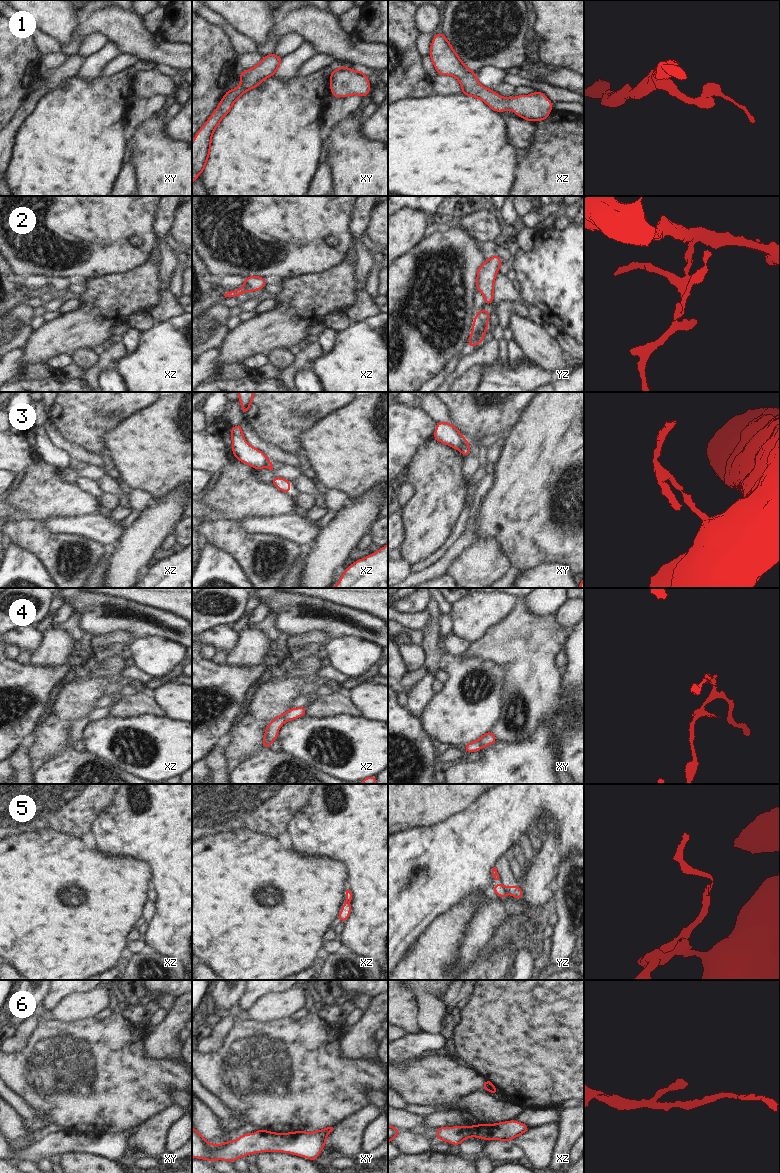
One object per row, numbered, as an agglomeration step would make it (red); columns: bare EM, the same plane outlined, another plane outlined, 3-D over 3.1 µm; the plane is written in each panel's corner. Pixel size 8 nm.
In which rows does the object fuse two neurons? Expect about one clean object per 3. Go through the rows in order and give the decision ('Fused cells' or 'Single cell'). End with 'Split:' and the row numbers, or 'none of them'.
1: Single cell
2: Fused cells
3: Fused cells
4: Fused cells
5: Fused cells
6: Single cell
Split: 2, 3, 4, 5

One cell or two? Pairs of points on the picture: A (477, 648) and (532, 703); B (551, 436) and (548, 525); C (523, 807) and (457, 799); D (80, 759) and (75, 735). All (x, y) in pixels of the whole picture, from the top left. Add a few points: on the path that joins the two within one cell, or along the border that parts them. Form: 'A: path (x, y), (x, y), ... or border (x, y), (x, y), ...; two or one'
A: path (495, 649), (531, 685); one
B: path (551, 458), (551, 493), (548, 503); one
C: border (481, 794), (464, 809), (452, 814); two
D: path (74, 754), (70, 750), (70, 741); one

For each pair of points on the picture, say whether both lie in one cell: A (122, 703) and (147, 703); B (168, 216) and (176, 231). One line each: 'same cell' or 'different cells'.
A: same cell
B: different cells

